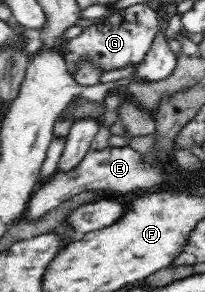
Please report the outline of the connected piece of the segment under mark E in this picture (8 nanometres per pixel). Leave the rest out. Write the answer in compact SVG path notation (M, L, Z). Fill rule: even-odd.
M109 145L102 150L90 150L73 168L66 171L56 171L49 179L38 186L27 203L20 219L26 222L39 222L45 214L57 208L62 202L73 198L86 190L109 189L117 192L128 192L135 188L164 186L169 182L167 174L161 167L143 165L139 152L127 146Z

